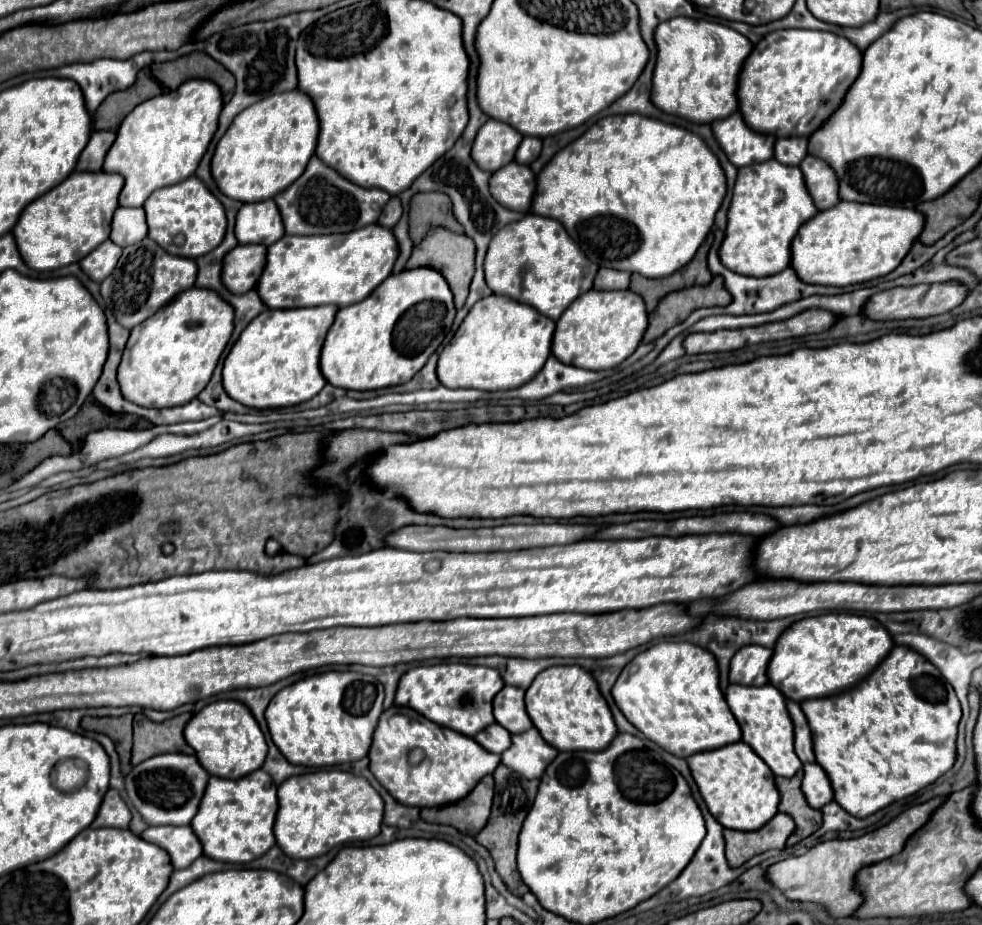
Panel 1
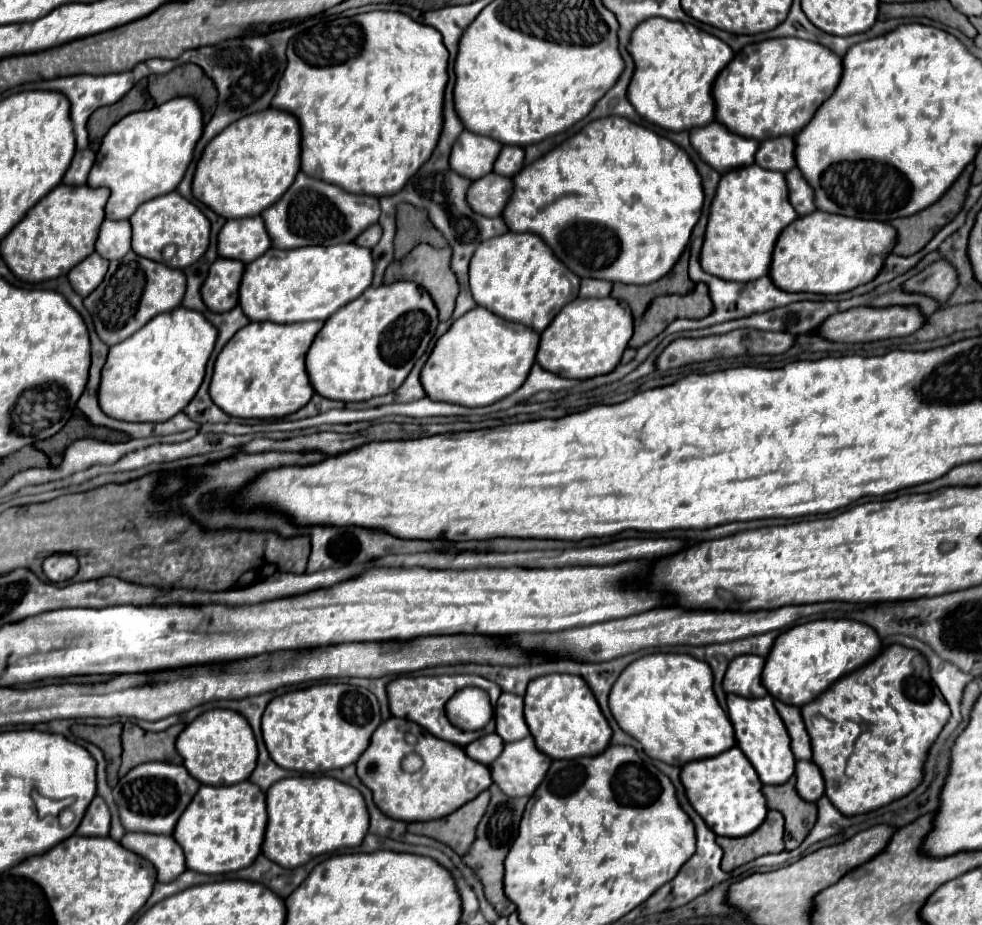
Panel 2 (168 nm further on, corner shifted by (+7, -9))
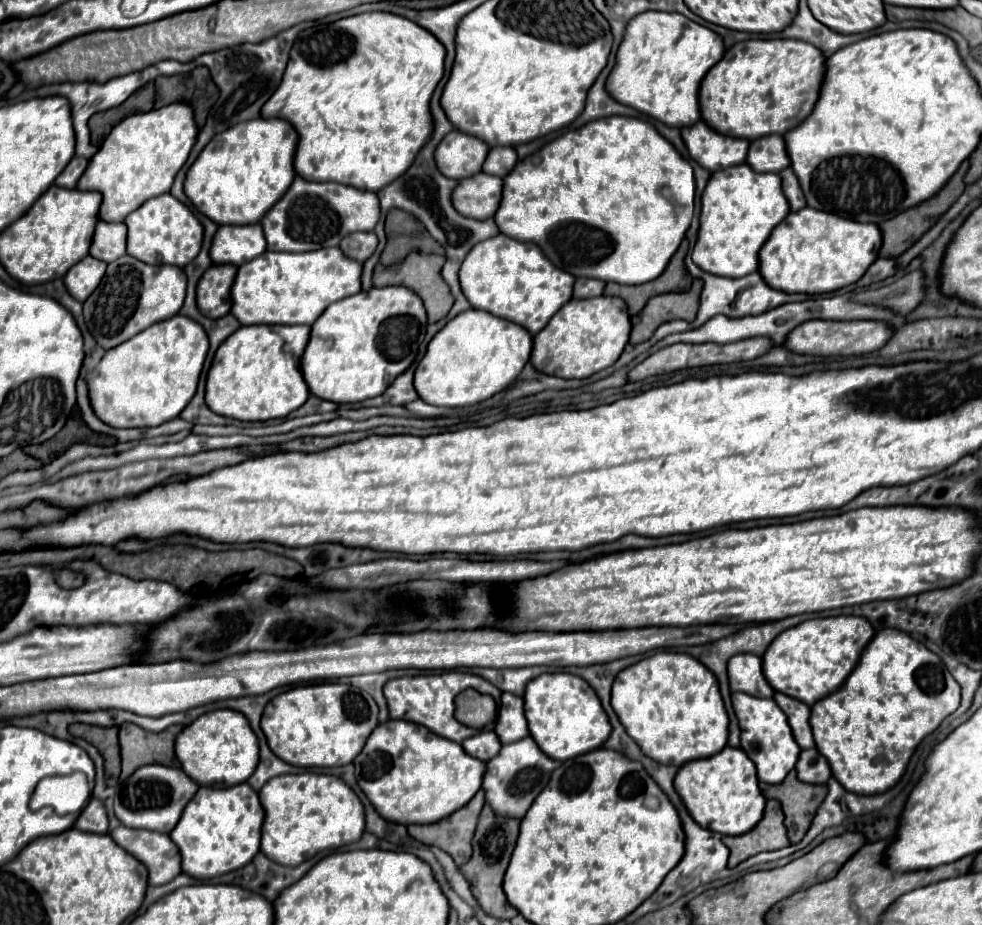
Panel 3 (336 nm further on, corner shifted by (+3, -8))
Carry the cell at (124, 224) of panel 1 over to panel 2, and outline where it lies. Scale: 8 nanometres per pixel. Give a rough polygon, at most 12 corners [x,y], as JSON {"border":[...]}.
{"border":[[106,219],[100,227],[96,253],[120,259],[130,251],[128,221]]}

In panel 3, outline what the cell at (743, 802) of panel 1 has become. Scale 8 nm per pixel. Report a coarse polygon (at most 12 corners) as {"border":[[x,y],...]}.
{"border":[[726,746],[684,764],[674,788],[700,826],[746,834],[766,798]]}

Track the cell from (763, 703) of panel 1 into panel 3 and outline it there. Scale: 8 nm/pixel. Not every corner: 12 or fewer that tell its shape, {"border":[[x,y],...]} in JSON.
{"border":[[732,694],[740,746],[758,780],[796,766],[786,714],[770,698]]}

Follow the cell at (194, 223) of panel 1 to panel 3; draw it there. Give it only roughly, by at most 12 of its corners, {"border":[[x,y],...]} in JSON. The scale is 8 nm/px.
{"border":[[172,194],[126,216],[126,252],[184,268],[202,224]]}

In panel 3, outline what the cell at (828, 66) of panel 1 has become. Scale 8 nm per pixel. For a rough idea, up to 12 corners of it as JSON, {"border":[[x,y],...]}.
{"border":[[746,40],[700,84],[702,120],[754,140],[814,108],[824,56]]}

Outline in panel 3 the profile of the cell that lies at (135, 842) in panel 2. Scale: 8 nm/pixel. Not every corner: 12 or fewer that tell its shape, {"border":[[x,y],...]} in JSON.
{"border":[[118,826],[110,836],[148,868],[150,886],[182,872],[168,834]]}

